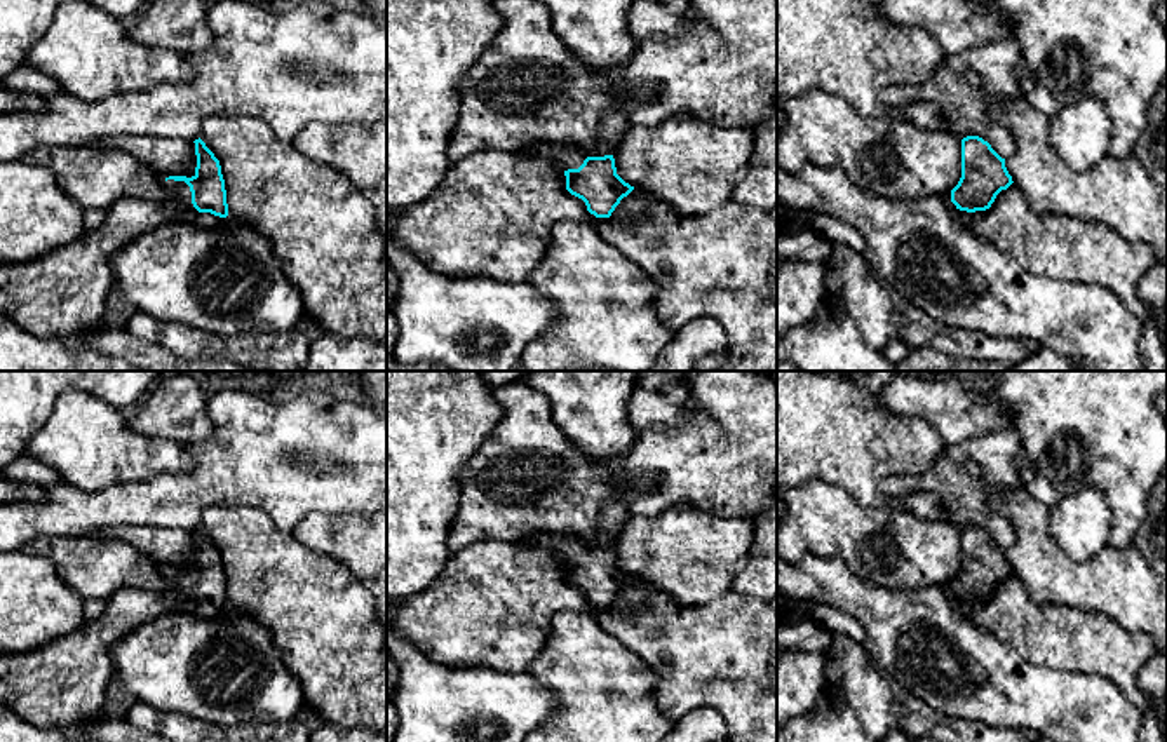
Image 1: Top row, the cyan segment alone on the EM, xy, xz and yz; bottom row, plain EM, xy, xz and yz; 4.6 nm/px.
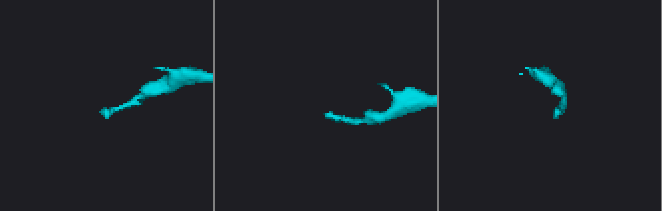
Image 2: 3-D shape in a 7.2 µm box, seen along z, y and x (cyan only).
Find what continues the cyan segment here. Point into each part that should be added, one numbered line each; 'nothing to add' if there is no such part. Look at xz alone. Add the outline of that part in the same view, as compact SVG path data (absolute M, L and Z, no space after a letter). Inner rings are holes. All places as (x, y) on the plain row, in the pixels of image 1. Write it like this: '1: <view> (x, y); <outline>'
1: xz (566, 547); M561 533L530 535L521 543L531 549L550 550L564 561L578 559L585 550L585 543L580 538Z

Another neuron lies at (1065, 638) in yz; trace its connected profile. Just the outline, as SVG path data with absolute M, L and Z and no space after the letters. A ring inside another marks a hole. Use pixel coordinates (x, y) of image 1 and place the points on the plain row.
M1014 573L996 585L989 599L972 603L970 618L1007 641L1028 662L1108 678L1143 714L1150 709L1150 697L1137 683L1139 671L1157 653L1155 641L1146 632L1130 632L1101 613L1035 603Z

